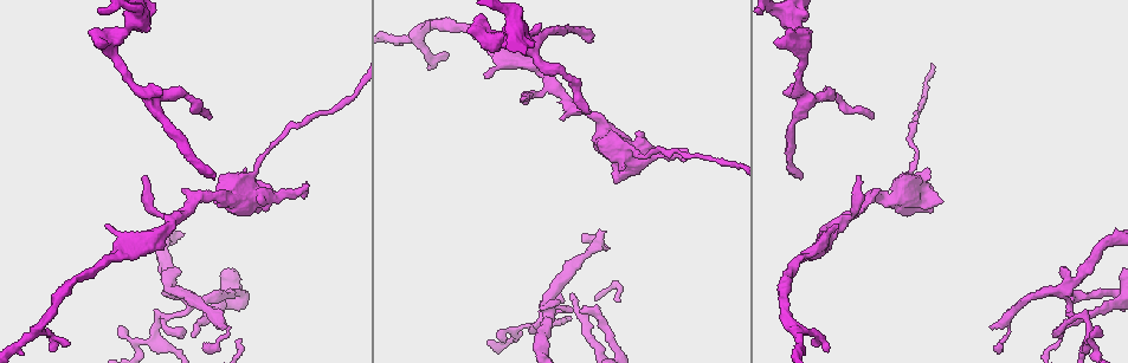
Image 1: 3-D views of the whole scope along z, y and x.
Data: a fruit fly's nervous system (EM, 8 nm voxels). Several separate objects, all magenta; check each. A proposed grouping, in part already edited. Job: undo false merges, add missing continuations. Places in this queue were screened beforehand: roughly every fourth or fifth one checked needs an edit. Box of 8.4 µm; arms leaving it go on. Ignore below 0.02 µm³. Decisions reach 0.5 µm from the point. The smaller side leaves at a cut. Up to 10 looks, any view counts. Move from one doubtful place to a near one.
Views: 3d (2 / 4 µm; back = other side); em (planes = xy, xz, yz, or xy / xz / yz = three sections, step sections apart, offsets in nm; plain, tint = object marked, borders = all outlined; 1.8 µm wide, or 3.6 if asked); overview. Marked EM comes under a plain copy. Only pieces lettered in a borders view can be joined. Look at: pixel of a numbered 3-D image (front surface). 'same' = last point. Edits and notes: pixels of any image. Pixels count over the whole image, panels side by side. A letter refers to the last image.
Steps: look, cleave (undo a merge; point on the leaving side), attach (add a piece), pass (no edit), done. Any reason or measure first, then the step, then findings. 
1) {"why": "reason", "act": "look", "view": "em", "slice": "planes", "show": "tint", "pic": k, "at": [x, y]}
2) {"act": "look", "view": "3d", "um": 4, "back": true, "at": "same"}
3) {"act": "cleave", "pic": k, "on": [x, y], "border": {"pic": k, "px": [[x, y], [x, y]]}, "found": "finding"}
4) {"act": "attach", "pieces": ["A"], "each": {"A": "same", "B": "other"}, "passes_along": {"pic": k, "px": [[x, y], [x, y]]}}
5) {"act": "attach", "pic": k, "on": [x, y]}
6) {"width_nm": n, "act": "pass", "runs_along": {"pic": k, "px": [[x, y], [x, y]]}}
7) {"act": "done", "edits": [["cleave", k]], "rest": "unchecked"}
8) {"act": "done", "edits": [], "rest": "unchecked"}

{"why": "free end", "act": "look", "view": "em", "slice": "planes", "show": "borders", "pic": 1, "at": [309, 186]}

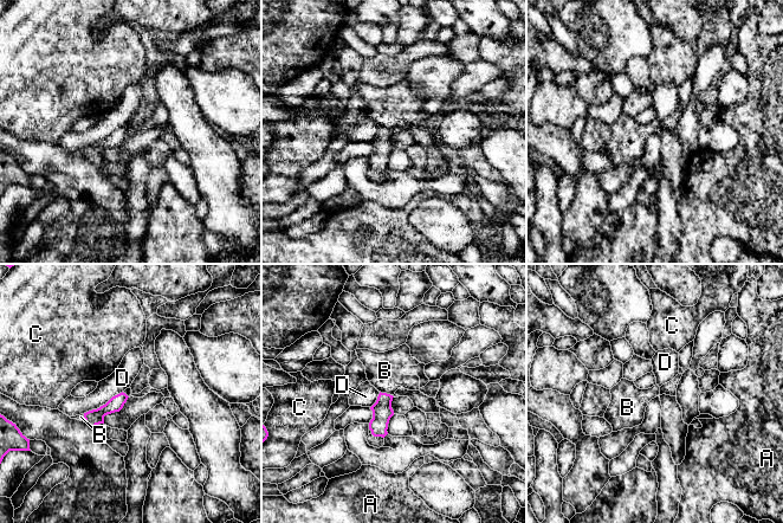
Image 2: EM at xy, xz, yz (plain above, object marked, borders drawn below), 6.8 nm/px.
{"act": "pass", "each": {"A": "other", "B": "other", "C": "other", "D": "other"}, "found": "no lettered piece goes on from it"}

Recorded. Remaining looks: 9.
{"why": "thick turns thin", "act": "look", "view": "em", "slice": "planes", "show": "tint", "pic": 1, "at": [878, 196]}

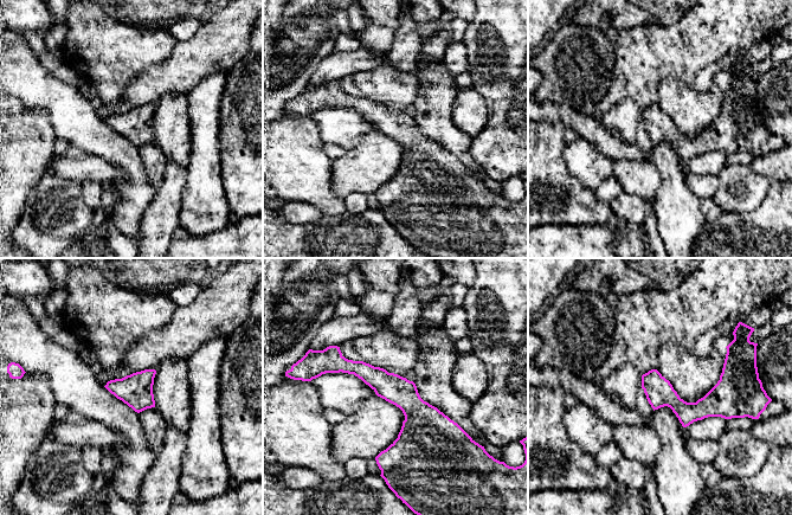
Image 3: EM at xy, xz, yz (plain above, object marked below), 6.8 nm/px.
{"act": "look", "view": "em", "slice": "planes", "show": "borders", "at": "same"}

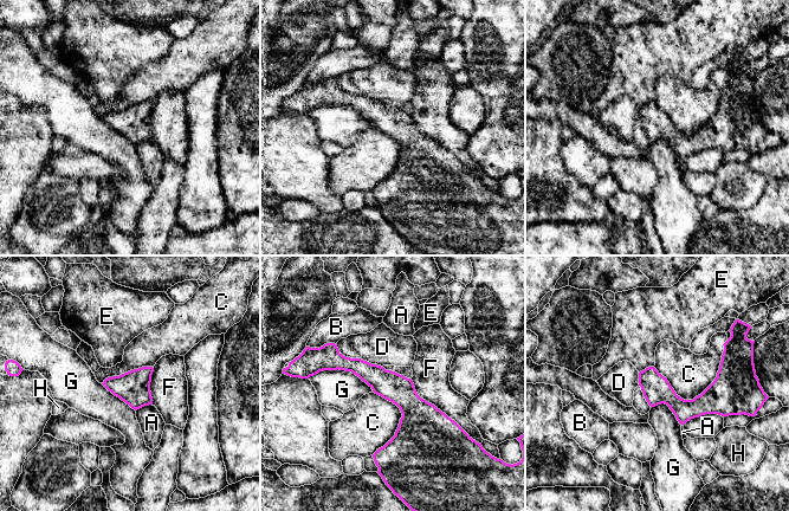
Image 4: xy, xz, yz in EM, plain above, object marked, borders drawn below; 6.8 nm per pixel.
{"longest_contact_nm": ["C", 550], "act": "pass", "each": {"A": "other", "B": "other", "C": "other", "D": "other", "E": "other", "F": "other", "G": "other", "H": "other"}, "found": "one neuron here"}

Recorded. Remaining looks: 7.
{"why": "free end", "act": "look", "view": "3d", "um": 2, "back": true, "pic": 1, "at": [592, 42]}

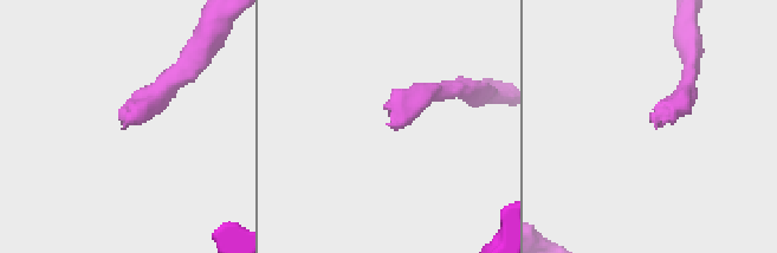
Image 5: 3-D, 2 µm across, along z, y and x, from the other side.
{"why": "need the tissue", "act": "look", "view": "em", "slice": "planes", "show": "borders", "pic": 5, "at": [124, 118]}

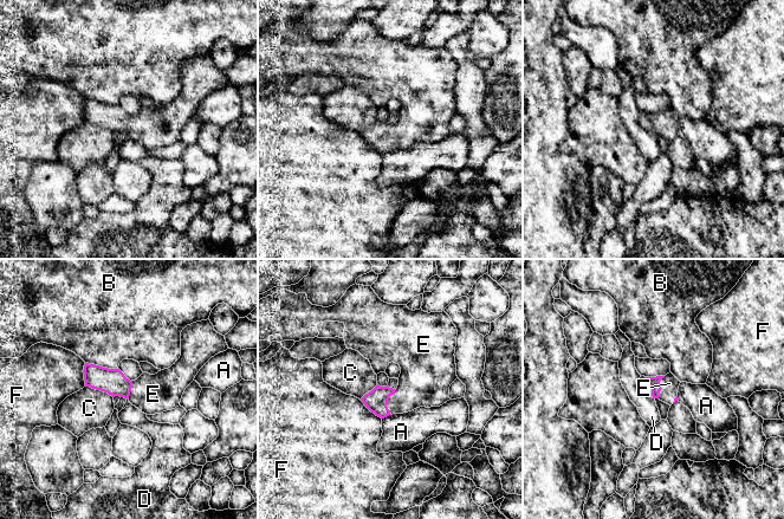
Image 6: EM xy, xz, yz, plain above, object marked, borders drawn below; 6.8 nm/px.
{"act": "attach", "pieces": ["E"], "each": {"A": "other", "B": "other", "C": "other", "D": "other", "E": "same", "F": "other"}, "passes_along": {"pic": 6, "px": [[376, 401], [387, 402], [419, 385]]}, "found": "the neuron continues"}

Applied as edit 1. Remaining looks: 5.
{"why": "redraw", "act": "look", "view": "overview"}

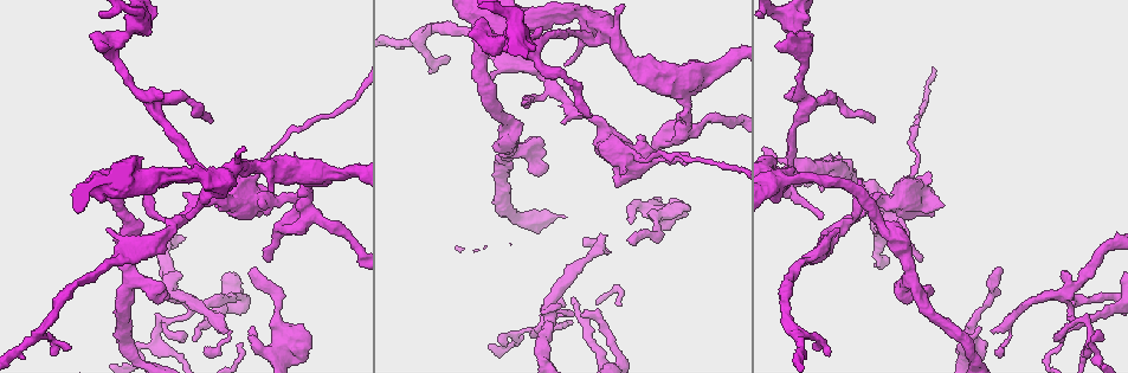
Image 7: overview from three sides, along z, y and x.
{"why": "tapers out", "act": "look", "view": "3d", "um": 2, "back": true, "pic": 7, "at": [875, 121]}

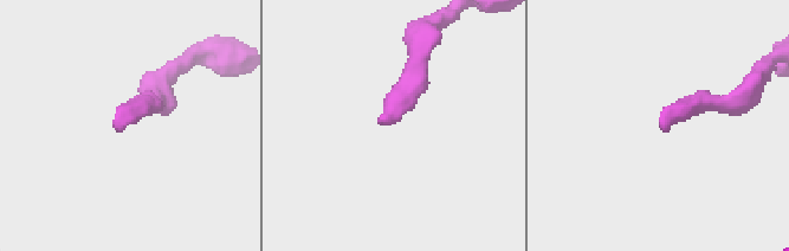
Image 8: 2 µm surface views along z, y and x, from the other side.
{"why": "need the tissue", "act": "look", "view": "em", "slice": "xz", "step": 16, "show": "borders", "pic": 8, "at": [661, 122]}

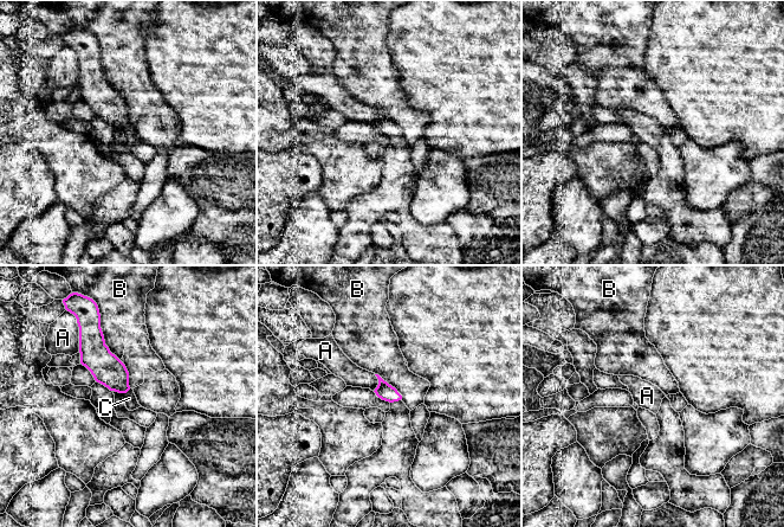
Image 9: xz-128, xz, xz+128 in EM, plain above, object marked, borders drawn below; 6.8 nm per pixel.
{"act": "look", "view": "em", "slice": "planes", "show": "borders", "at": "same"}

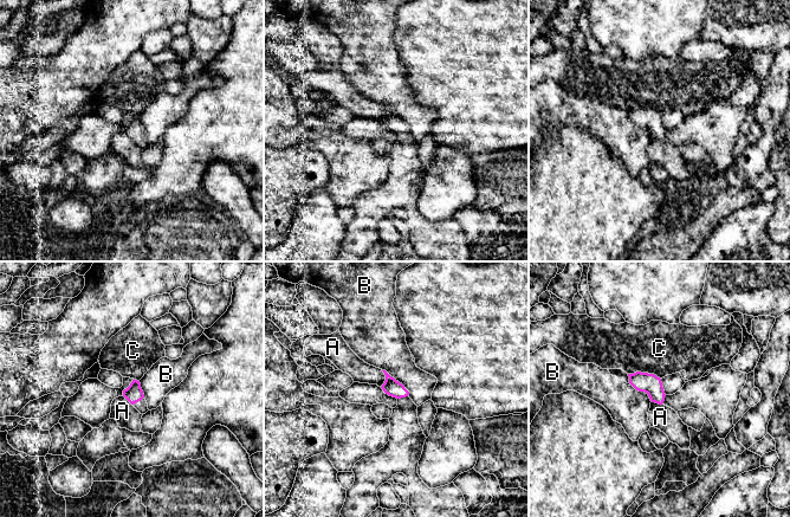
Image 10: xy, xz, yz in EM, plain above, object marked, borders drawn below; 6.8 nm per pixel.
{"width_nm": 120, "act": "pass", "each": {"A": "other", "B": "other", "C": "other"}, "border": {"pic": 10, "px": [[382, 370], [384, 382], [381, 387]]}, "found": "no lettered piece goes on from it"}

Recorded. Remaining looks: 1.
{"act": "done", "edits": [["attach", 6]], "rest": "unchecked"}

